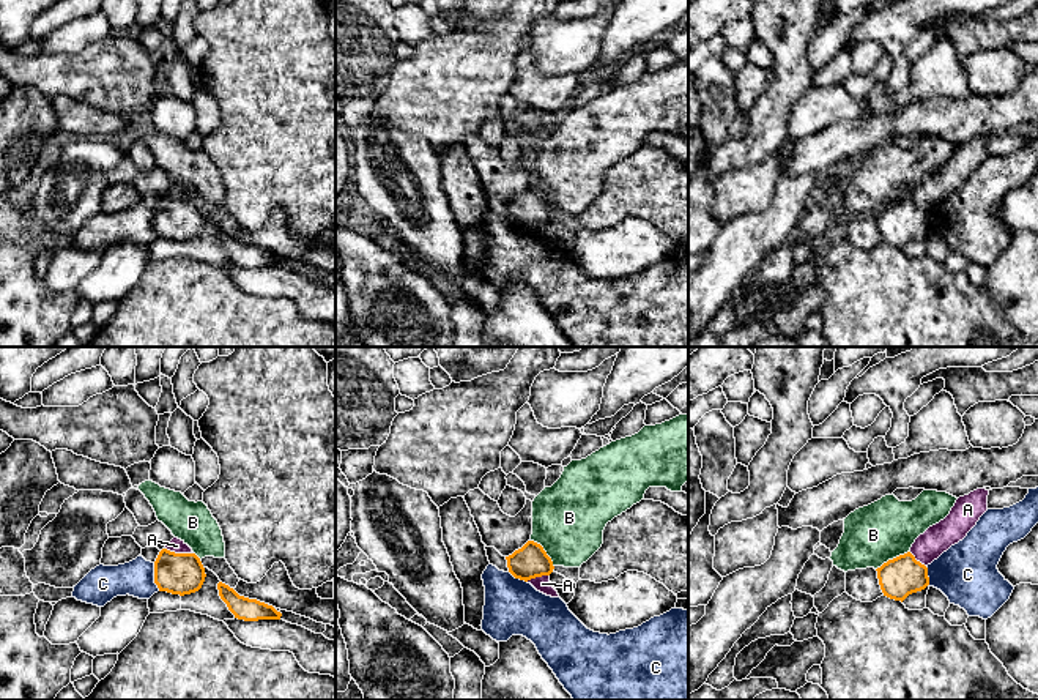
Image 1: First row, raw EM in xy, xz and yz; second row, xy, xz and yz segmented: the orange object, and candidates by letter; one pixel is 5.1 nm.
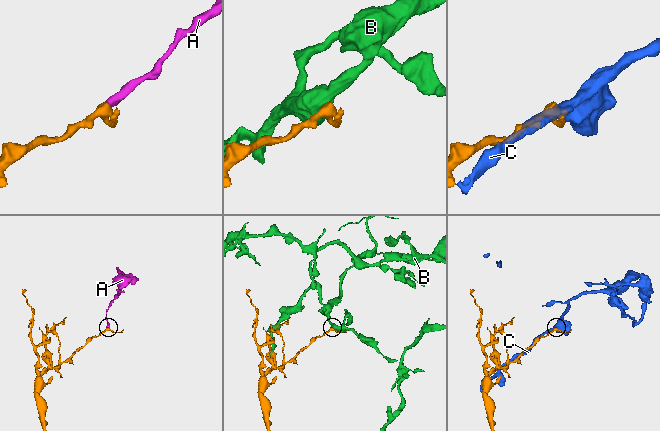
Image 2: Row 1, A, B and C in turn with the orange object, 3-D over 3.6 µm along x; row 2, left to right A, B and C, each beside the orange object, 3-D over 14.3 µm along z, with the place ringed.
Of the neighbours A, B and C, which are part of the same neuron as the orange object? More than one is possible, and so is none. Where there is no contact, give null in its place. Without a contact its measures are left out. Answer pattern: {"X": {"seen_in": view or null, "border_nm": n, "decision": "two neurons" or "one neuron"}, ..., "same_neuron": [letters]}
{"A": {"seen_in": "xy", "border_nm": 150, "decision": "two neurons"}, "B": {"seen_in": "yz", "border_nm": 200, "decision": "two neurons"}, "C": {"seen_in": "xy", "border_nm": 150, "decision": "two neurons"}, "same_neuron": []}

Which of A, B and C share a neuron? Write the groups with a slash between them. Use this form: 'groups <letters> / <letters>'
groups A / B / C

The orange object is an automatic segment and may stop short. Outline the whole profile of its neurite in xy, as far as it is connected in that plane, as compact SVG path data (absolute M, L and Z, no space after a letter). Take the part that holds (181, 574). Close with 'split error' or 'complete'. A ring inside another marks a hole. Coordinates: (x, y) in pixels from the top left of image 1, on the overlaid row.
M162 549L154 561L154 583L159 591L191 594L202 588L205 577L205 568L195 553Z; complete

